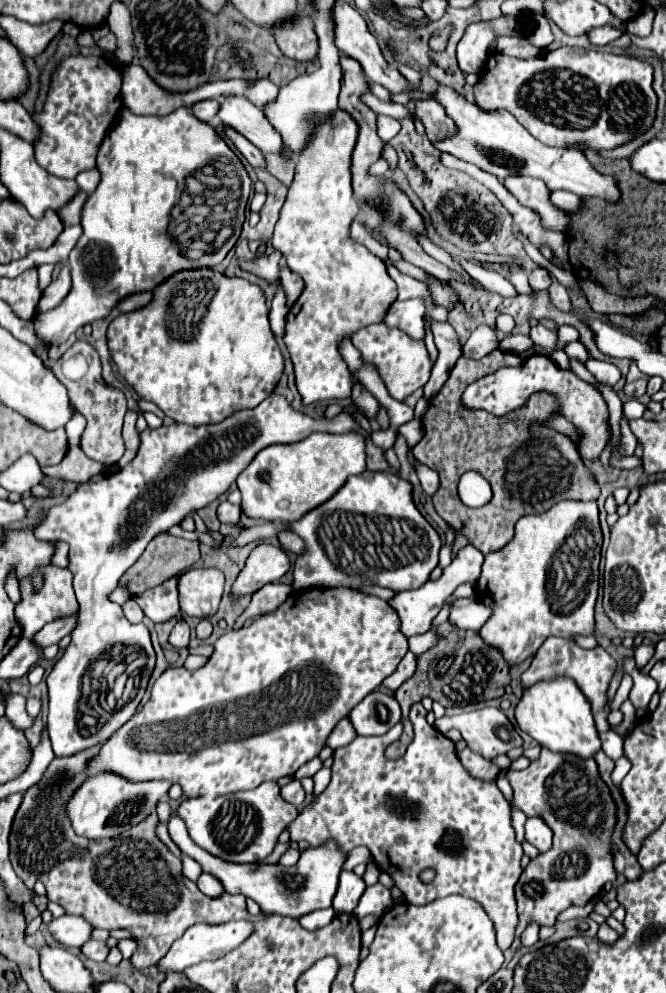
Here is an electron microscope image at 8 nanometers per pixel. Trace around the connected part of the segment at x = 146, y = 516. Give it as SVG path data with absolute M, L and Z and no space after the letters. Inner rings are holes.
M273 392L273 396L269 396L269 398L265 398L265 400L263 400L263 402L261 402L261 404L257 406L257 408L253 408L253 410L241 410L241 412L235 412L235 414L231 414L229 418L225 418L223 422L217 422L217 424L203 424L203 426L185 426L185 424L177 424L177 422L173 422L171 426L161 426L161 428L155 428L155 430L151 430L151 428L147 428L145 432L141 432L141 446L139 446L139 450L137 450L137 456L135 456L135 458L133 458L133 460L131 460L131 462L129 462L129 464L127 464L125 468L121 468L121 470L117 470L117 472L113 472L113 474L97 474L97 476L93 476L93 478L91 478L91 480L87 480L85 484L79 484L79 488L77 488L77 490L75 490L75 492L73 492L73 494L71 494L71 496L69 496L69 498L67 498L65 502L61 502L61 504L59 504L59 508L51 508L51 510L49 510L49 514L47 514L47 520L43 522L43 526L39 526L39 528L37 528L37 538L41 538L41 540L63 540L63 542L67 542L67 544L69 544L69 548L71 548L71 550L69 550L69 570L71 570L71 574L73 574L73 588L75 588L75 594L77 594L77 602L81 604L81 624L79 624L79 626L77 626L77 628L73 630L73 634L71 634L71 642L69 642L69 646L67 646L67 650L65 650L65 654L63 654L63 656L61 656L61 660L59 660L59 662L57 662L57 664L53 666L53 672L51 672L51 674L47 676L47 686L49 686L49 718L47 718L47 726L49 726L49 736L51 736L51 742L53 742L53 752L55 752L55 756L57 756L57 758L59 758L59 756L71 756L71 754L77 754L77 752L81 752L81 750L87 750L87 748L91 748L91 746L95 746L95 744L99 744L101 740L107 740L107 738L109 738L109 736L111 736L113 732L117 732L117 730L119 730L119 728L121 728L121 726L123 726L123 724L125 724L125 722L127 722L127 720L129 720L129 718L131 718L131 716L133 716L133 714L137 712L137 706L139 706L139 702L141 702L141 698L143 698L143 692L145 692L145 688L147 688L147 680L149 680L149 676L151 676L151 672L153 672L153 666L155 666L155 652L153 652L153 646L151 646L151 638L149 638L149 630L145 628L145 624L131 624L131 622L129 622L129 620L127 620L127 618L123 616L123 610L121 610L121 606L117 606L117 604L113 604L113 602L109 602L109 592L113 592L113 588L117 588L117 584L119 584L119 578L121 578L121 576L123 576L123 574L125 574L125 572L127 572L127 570L129 570L129 568L131 568L131 566L133 566L133 564L137 562L137 558L139 558L139 556L143 554L143 550L147 548L147 544L149 544L149 542L151 542L151 540L153 540L153 538L155 538L157 534L161 534L161 532L167 532L167 530L169 530L171 526L179 526L179 524L181 524L181 522L183 522L183 520L185 520L185 518L187 518L187 516L189 516L191 512L197 512L197 510L201 510L201 508L205 508L205 506L207 506L209 502L213 502L215 498L219 498L219 496L221 496L221 494L223 494L223 492L225 492L225 490L227 490L227 488L229 488L229 486L231 486L231 484L233 484L233 482L237 480L237 476L239 476L239 474L241 474L241 472L243 472L243 470L247 468L247 464L249 464L249 462L253 460L253 456L255 456L257 452L261 452L263 448L267 448L267 446L271 446L271 444L293 444L293 442L299 442L299 440L303 440L303 438L307 438L307 436L309 436L311 432L329 432L329 434L343 434L343 432L349 432L349 430L353 430L353 428L357 428L357 426L355 426L355 420L353 420L353 418L351 418L349 414L345 414L345 412L341 412L341 414L339 414L339 416L335 416L333 420L327 420L327 418L319 418L319 420L313 420L313 418L309 418L309 416L305 416L305 414L301 414L301 412L297 412L297 410L293 410L293 408L289 406L289 402L287 402L287 400L285 400L285 398L281 396L281 394L275 394L275 392ZM215 442L219 444L219 448L217 448L217 452L215 452L215 448L213 448L213 450L209 450L209 448L207 448L207 446L215 446ZM197 448L199 448L199 450L203 450L203 454L205 454L205 452L213 452L213 458L209 458L209 456L205 454L205 462L209 460L207 464L187 464L187 462L191 460L191 458L187 458L187 456L189 456L191 452L195 452ZM115 644L131 644L131 646L139 646L139 648L141 648L141 650L143 650L143 652L147 654L147 666L145 666L145 670L143 670L143 674L141 674L141 686L139 686L139 690L137 690L137 696L135 696L133 700L129 700L129 702L127 702L125 706L121 706L119 710L115 710L115 712L111 714L111 718L109 718L109 720L107 720L107 722L105 722L103 726L95 726L95 728L93 728L93 726L81 726L81 724L79 724L79 700L81 700L81 684L83 684L83 676L85 676L85 672L87 672L87 668L89 668L89 664L91 664L93 660L97 660L97 658L99 658L99 656L101 656L101 654L103 654L103 652L105 652L107 648L111 648L111 646L115 646Z

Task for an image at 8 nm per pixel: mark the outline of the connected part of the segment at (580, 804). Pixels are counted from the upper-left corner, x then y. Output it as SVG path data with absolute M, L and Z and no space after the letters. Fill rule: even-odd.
M543 748L539 760L531 762L529 768L521 772L509 770L507 778L517 808L527 816L543 818L555 832L553 848L535 856L515 886L519 914L515 936L519 938L529 920L537 920L541 926L553 926L565 908L585 906L601 892L605 882L615 880L613 856L609 852L609 836L615 824L615 802L597 774L593 758L583 760L575 754L551 752L549 748Z

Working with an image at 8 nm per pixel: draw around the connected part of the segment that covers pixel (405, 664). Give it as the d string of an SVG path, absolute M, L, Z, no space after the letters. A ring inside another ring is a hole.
M408 651L407 654L405 654L405 658L399 662L395 672L388 676L382 684L392 691L393 689L396 689L396 687L401 686L405 680L414 674L416 670L416 662L417 658L415 658L415 654L413 654L411 651Z

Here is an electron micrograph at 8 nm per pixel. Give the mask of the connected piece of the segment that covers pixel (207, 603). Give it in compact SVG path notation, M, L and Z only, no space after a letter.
M193 568L177 582L181 612L197 618L211 618L223 596L223 572L217 568Z

